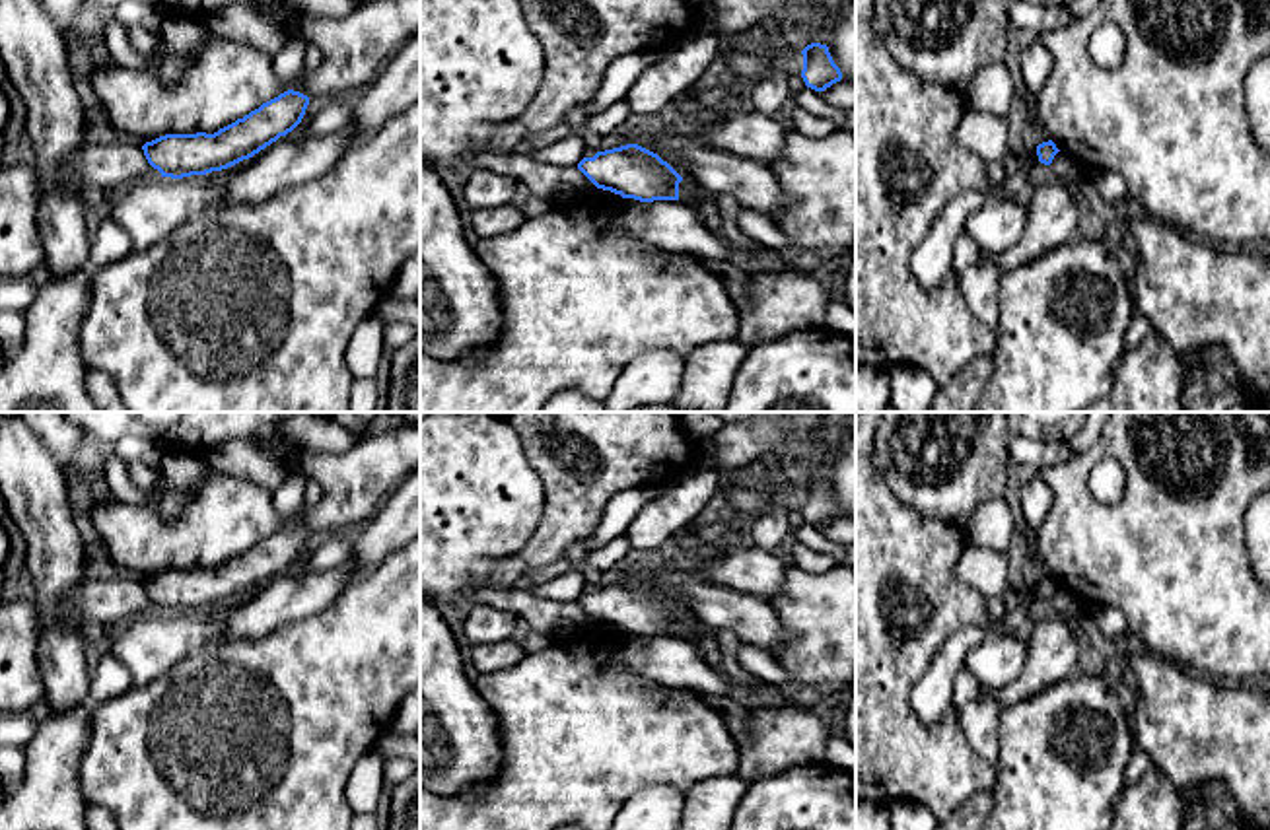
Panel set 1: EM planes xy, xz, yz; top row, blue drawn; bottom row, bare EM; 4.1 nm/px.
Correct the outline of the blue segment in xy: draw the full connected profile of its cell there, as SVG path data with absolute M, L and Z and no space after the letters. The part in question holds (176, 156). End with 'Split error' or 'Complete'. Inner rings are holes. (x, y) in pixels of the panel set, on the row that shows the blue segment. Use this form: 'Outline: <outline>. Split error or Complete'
Outline: M288 89L214 134L165 134L142 146L161 177L183 179L228 169L253 157L303 119L309 97Z. Complete

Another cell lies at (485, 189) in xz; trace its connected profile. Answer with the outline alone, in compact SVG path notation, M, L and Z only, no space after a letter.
M473 169L465 187L463 200L471 210L500 208L513 198L517 181L488 169Z

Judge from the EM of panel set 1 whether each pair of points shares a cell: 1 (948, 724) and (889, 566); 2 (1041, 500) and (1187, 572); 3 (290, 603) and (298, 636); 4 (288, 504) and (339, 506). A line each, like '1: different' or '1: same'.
1: same
2: different
3: different
4: different

